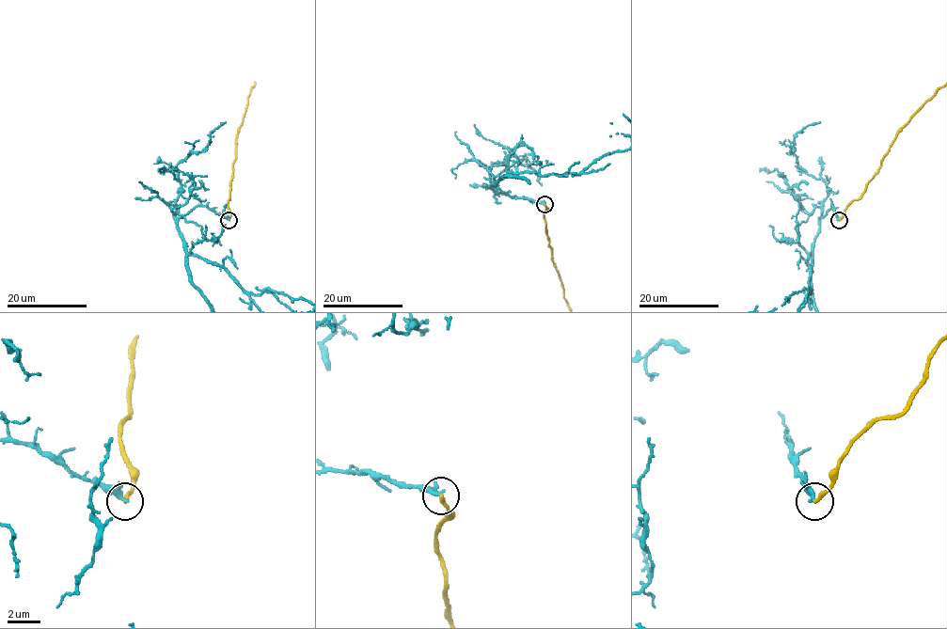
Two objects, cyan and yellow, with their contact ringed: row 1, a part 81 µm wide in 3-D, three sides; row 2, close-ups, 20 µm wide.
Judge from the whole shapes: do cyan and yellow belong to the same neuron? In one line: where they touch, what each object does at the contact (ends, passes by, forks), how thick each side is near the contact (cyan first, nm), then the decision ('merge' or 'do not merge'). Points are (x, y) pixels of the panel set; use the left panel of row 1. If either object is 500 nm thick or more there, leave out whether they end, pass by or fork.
(228, 220) | cyan passes by | yellow ends | 240/240 nm | do not merge

